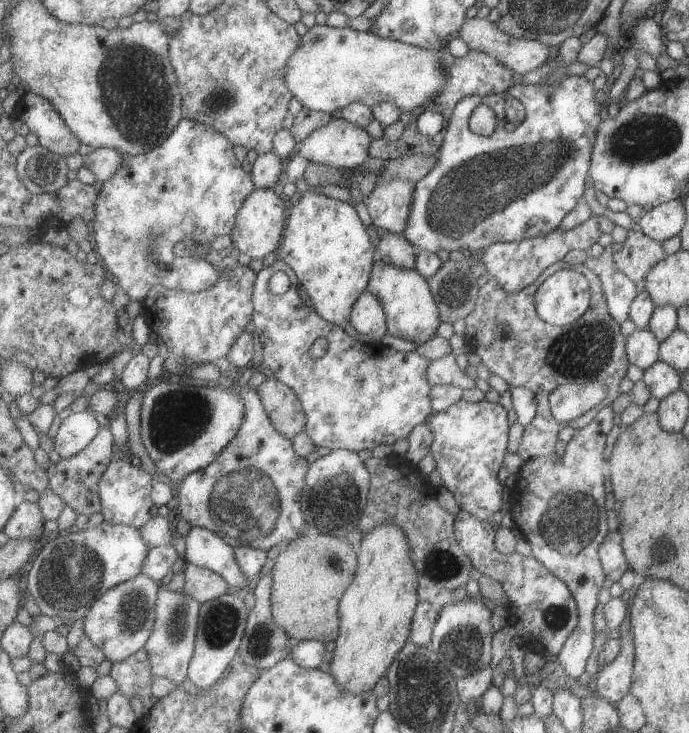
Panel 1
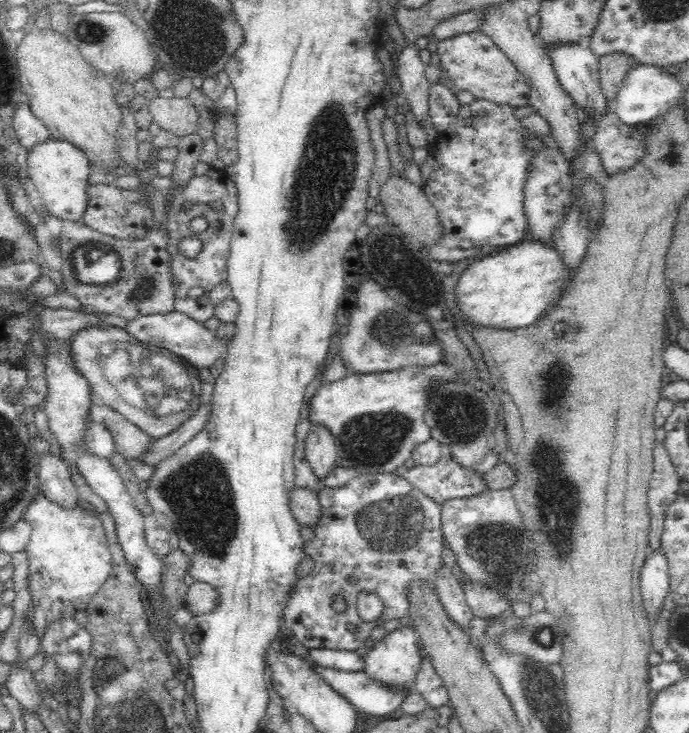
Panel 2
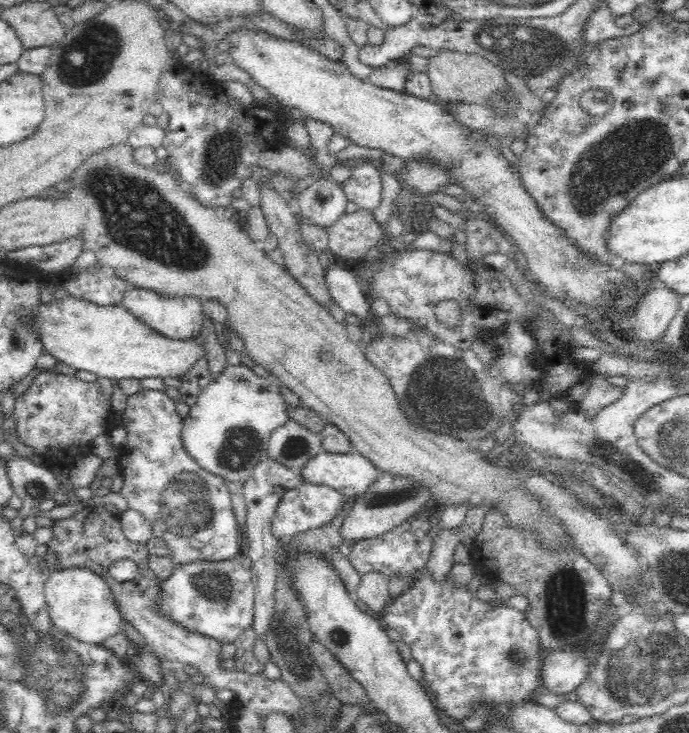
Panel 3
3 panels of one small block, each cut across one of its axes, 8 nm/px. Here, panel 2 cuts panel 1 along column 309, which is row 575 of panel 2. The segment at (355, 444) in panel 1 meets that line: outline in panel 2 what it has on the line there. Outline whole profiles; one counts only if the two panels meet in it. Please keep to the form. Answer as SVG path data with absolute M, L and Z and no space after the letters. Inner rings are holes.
M395 472L358 474L340 488L331 490L325 486L316 493L319 516L318 522L312 526L314 538L302 542L304 556L314 558L314 568L305 577L298 577L299 580L291 587L290 595L286 595L282 618L296 640L308 649L355 651L370 637L373 628L382 627L390 619L407 616L405 589L408 583L415 578L424 578L434 586L434 574L443 564L442 509L432 498ZM350 576L354 576L358 582L350 584ZM361 592L376 594L384 604L380 618L373 622L364 622L356 611L356 600ZM334 596L342 596L346 600L348 608L344 612L336 612L332 608ZM348 626L356 626L356 632L350 632Z

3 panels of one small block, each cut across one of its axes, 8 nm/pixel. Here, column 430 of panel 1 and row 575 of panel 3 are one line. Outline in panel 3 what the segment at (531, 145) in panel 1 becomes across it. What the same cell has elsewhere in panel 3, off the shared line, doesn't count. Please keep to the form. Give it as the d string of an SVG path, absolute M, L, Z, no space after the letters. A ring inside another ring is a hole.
M237 555L228 560L194 560L188 564L175 564L172 574L161 582L161 592L156 611L174 623L198 631L198 634L233 643L244 628L253 626L255 587L251 571L241 563Z

